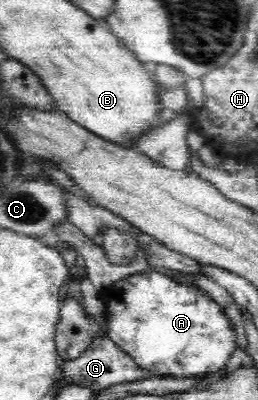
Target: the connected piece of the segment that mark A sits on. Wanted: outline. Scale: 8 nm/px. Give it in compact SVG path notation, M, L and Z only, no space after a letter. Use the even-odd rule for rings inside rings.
M159 272L131 274L102 286L100 297L105 305L106 334L147 371L161 375L203 375L224 367L234 350L234 334L229 319L206 292L195 286L178 284Z

